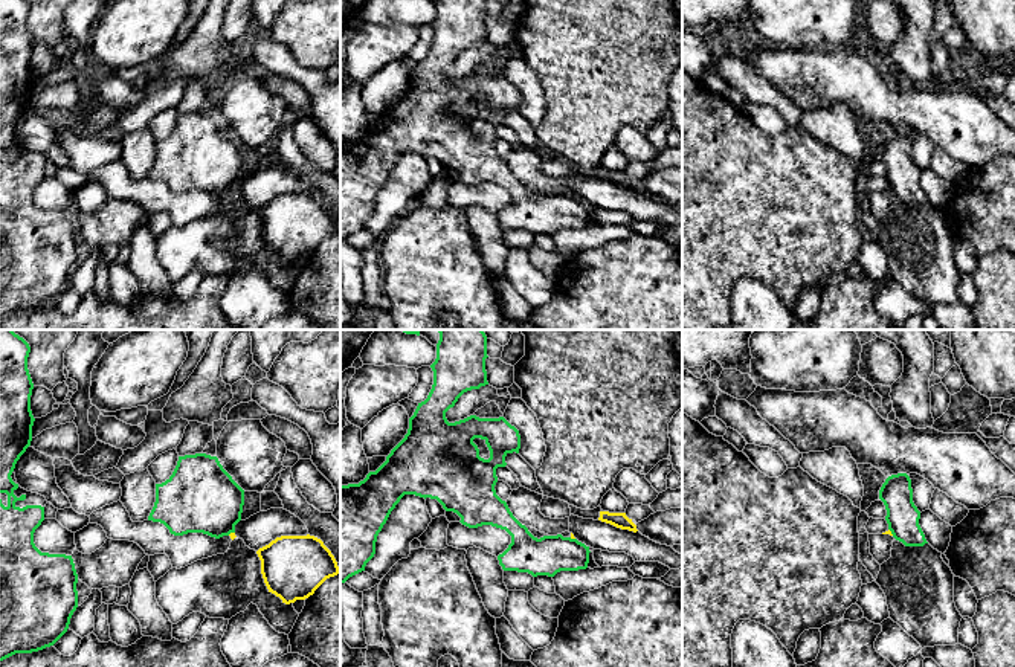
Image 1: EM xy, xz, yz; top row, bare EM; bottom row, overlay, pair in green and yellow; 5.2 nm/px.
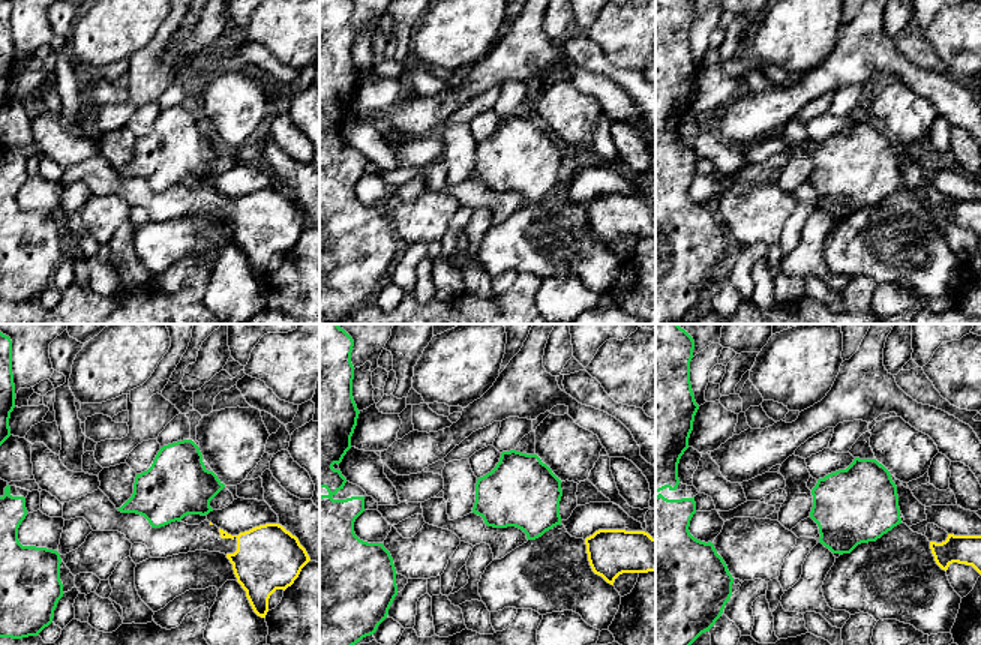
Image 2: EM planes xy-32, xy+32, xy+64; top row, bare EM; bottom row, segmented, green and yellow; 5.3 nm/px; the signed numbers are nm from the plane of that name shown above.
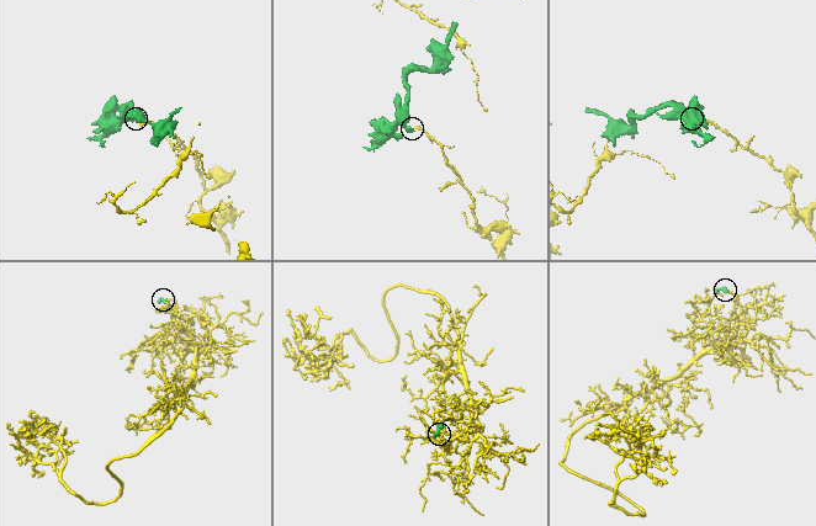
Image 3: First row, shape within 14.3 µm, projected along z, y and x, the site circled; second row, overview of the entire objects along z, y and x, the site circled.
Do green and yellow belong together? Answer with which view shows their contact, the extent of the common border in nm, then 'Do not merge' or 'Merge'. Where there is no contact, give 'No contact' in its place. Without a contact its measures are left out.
Touches green in xy. Shared border 40 nm. Do not merge

